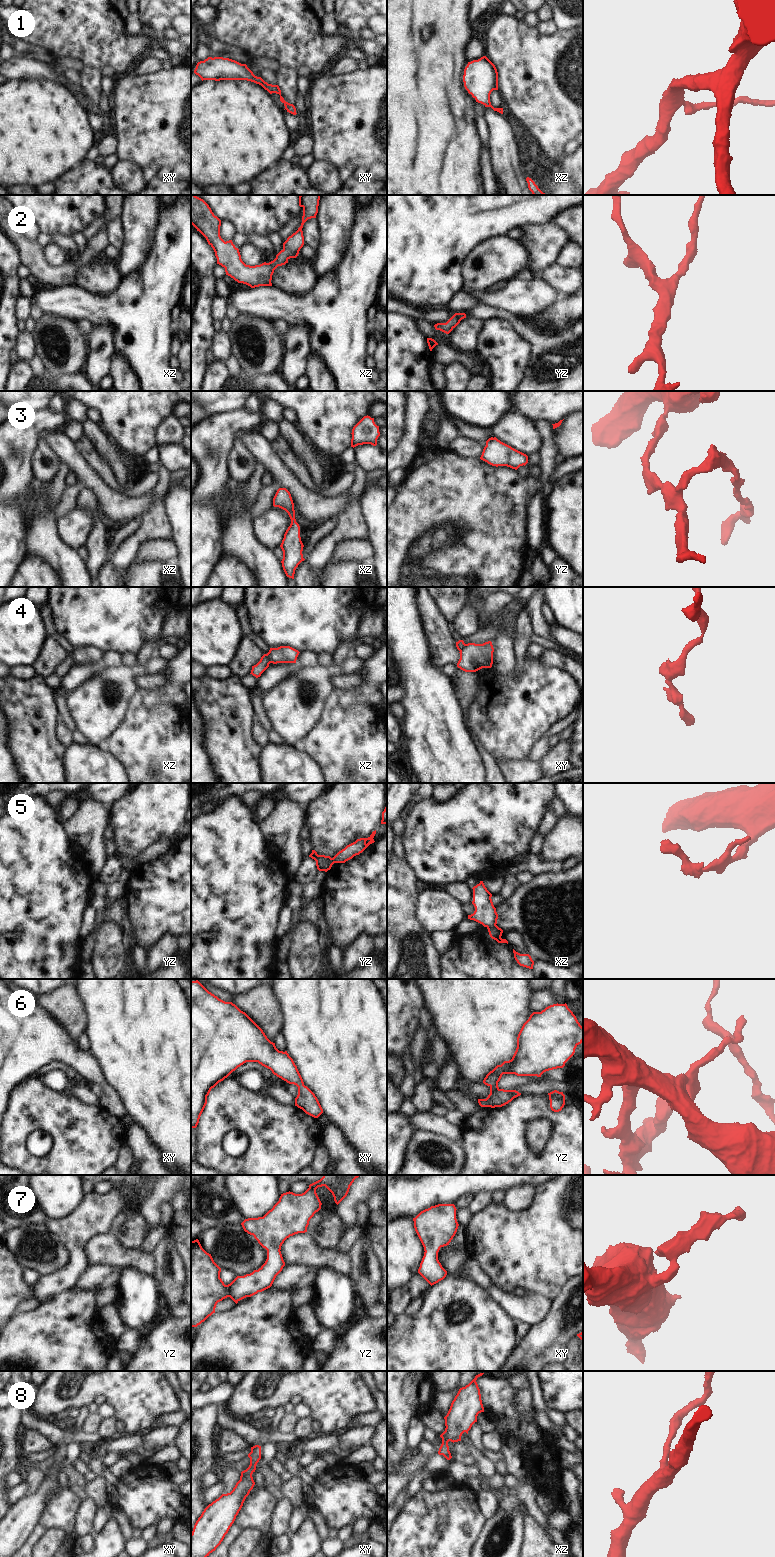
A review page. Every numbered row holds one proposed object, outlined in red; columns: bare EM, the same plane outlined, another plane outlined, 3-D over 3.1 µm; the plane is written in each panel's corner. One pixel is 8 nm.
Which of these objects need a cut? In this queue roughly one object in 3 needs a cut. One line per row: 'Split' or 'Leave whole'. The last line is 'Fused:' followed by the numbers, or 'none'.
1: Leave whole
2: Leave whole
3: Leave whole
4: Split
5: Leave whole
6: Leave whole
7: Leave whole
8: Leave whole
Fused: 4.

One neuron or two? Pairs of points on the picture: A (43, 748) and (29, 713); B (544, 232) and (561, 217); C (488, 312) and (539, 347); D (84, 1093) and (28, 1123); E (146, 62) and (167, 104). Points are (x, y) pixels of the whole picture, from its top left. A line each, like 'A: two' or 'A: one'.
A: one
B: two
C: one
D: two
E: two

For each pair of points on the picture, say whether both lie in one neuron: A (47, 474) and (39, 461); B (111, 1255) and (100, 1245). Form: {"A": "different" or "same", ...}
{"A": "same", "B": "same"}

